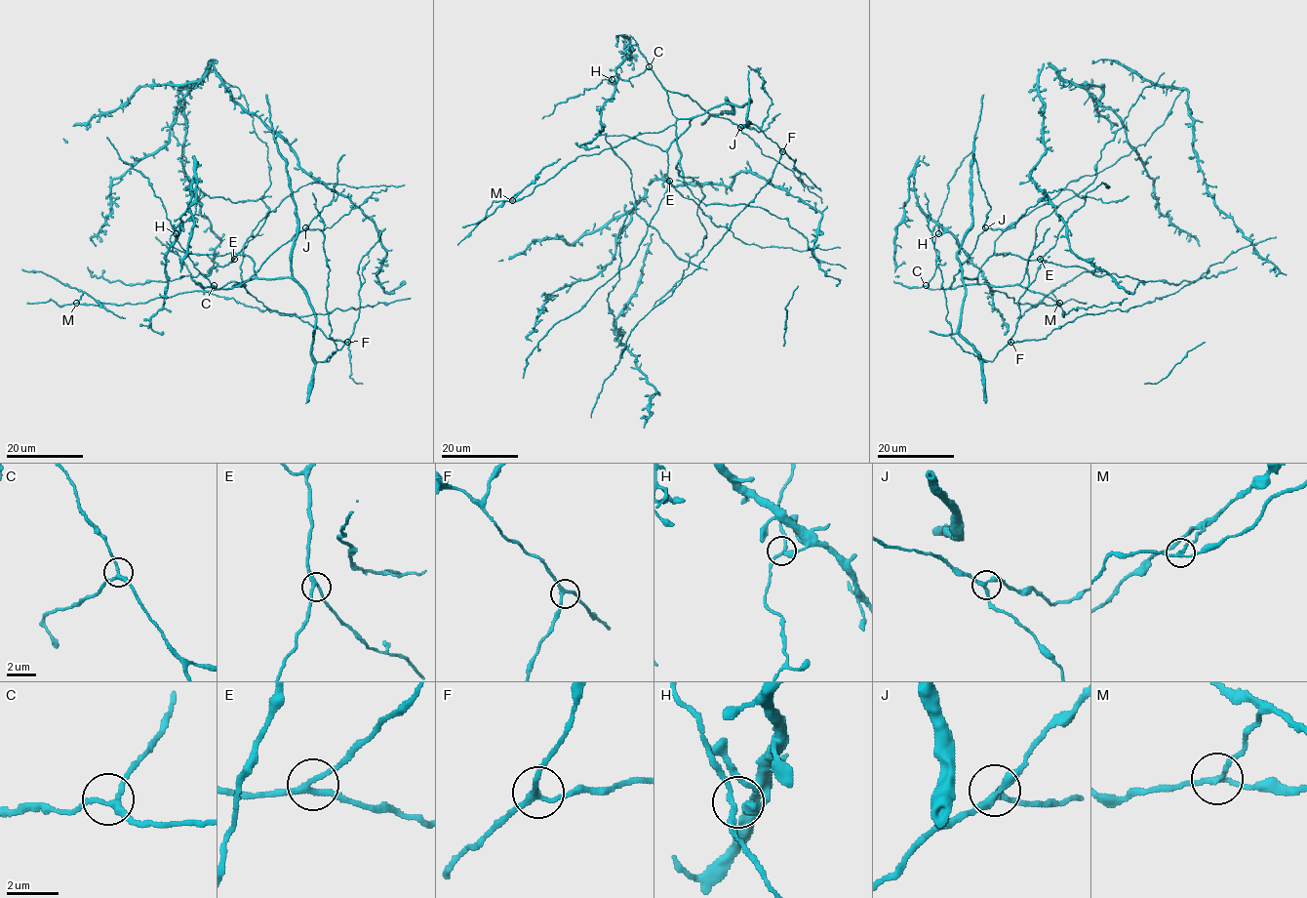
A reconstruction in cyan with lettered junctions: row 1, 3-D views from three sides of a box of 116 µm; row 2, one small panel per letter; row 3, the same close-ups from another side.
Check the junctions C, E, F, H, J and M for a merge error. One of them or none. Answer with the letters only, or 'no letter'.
M

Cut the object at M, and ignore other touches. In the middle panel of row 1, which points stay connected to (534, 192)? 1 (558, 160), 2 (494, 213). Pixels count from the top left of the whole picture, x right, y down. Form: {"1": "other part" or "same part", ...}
{"1": "other part", "2": "other part"}

